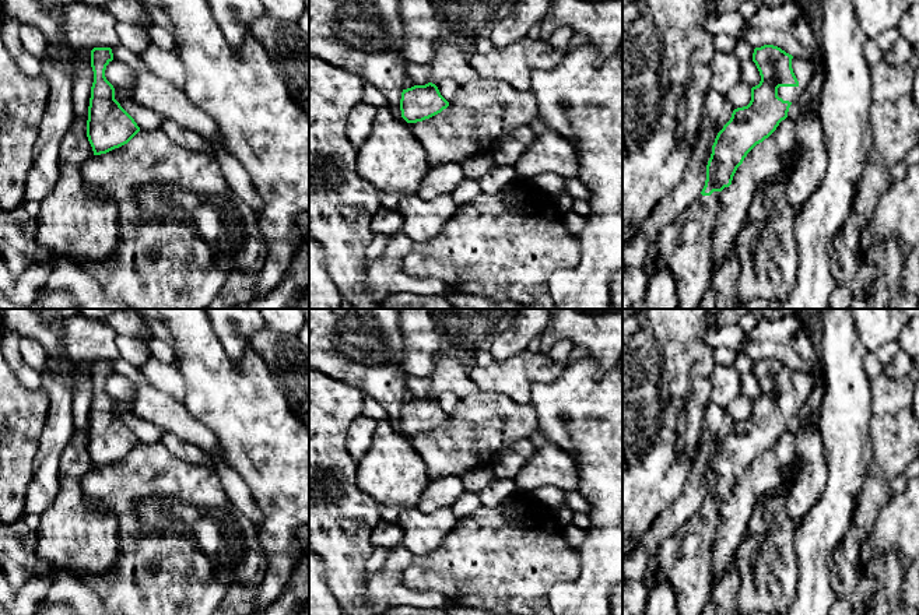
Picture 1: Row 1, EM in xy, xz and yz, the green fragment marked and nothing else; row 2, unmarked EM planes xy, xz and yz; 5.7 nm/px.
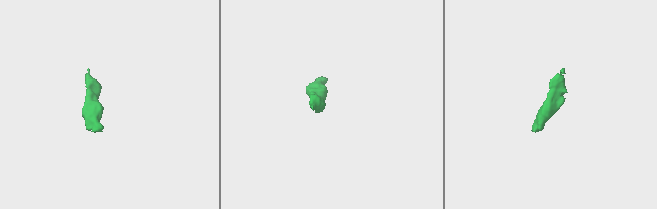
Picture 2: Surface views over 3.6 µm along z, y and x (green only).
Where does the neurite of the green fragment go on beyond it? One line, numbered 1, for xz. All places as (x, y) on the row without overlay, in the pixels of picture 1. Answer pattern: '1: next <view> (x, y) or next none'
1: next none

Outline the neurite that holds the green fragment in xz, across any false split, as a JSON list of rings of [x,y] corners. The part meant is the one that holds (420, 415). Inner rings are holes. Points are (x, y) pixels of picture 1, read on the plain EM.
[[[432,396],[403,403],[400,412],[401,430],[407,436],[429,432],[449,419]]]

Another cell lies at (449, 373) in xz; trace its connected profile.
[[[441,356],[434,366],[429,376],[431,389],[429,396],[438,398],[445,391],[455,393],[459,398],[464,398],[478,391],[478,387],[469,375],[470,362],[452,358]]]

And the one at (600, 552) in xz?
[[[585,356],[568,365],[557,382],[534,384],[529,404],[536,414],[537,430],[574,458],[579,481],[578,492],[590,506],[587,513],[590,527],[578,548],[579,574],[574,581],[557,583],[551,587],[548,593],[551,612],[553,615],[611,615],[613,588],[622,583],[622,372],[617,365],[601,370],[594,358]]]

